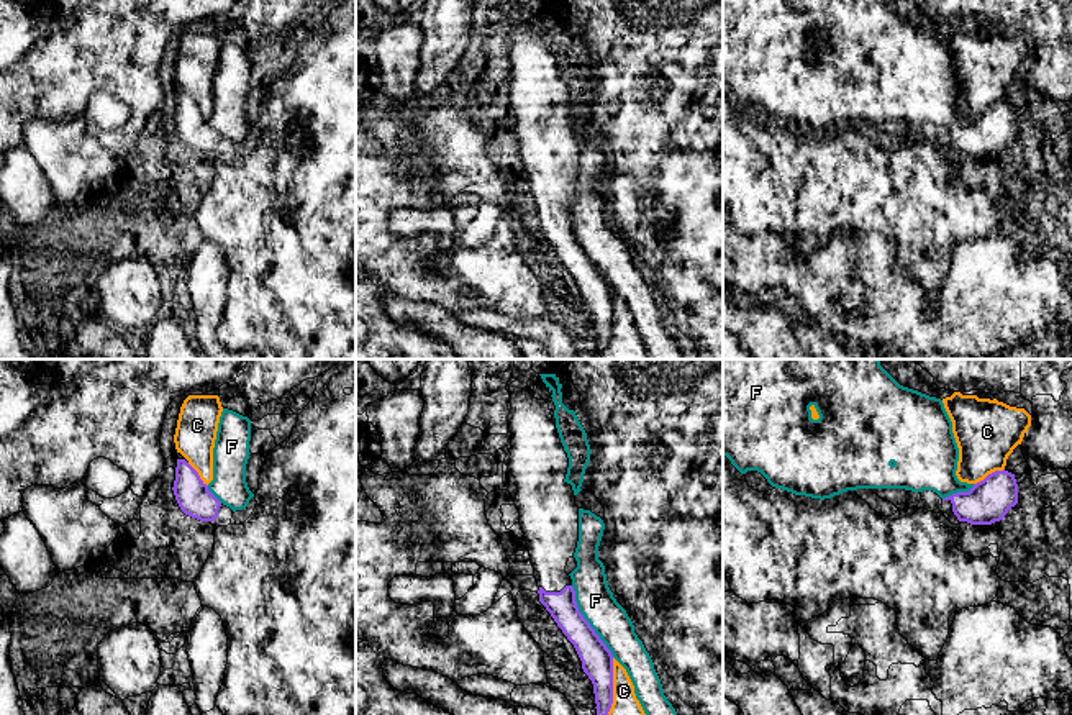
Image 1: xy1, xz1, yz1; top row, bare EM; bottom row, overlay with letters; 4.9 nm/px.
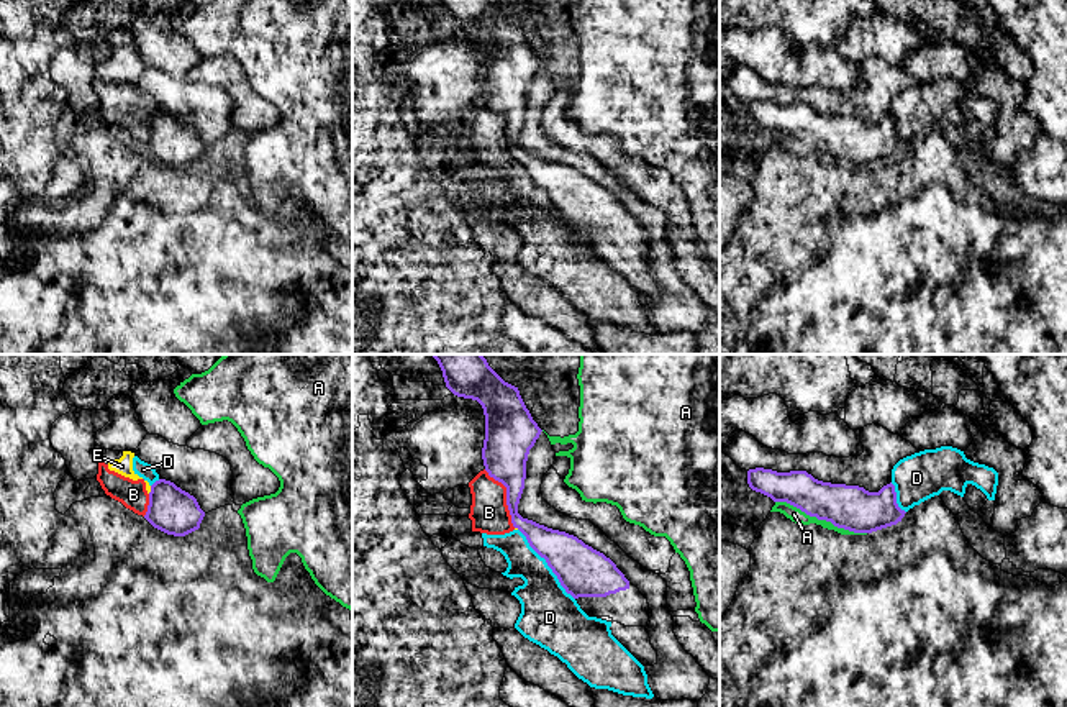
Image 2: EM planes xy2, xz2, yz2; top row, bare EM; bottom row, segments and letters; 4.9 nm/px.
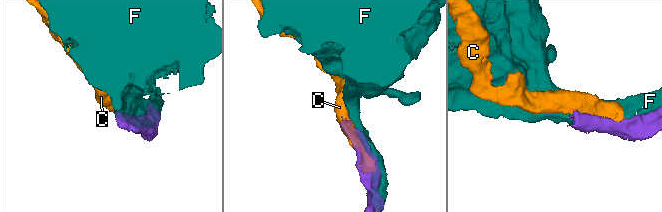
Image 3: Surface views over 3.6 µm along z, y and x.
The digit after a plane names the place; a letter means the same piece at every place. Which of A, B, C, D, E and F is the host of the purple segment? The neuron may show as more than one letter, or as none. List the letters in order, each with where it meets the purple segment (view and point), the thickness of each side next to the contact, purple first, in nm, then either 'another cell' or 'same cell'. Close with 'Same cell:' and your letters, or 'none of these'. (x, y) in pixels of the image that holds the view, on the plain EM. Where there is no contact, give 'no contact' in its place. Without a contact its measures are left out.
A: yz2 (821, 151) | 220/70 nm | another cell
B: xz2 (507, 130) | 220/190 nm | another cell
C: xz1 (612, 320) | 160/190 nm | another cell
D: xz2 (548, 197) | 240/280 nm | another cell
E: xy2 (151, 122) | 220/30 nm | another cell
F: xz1 (587, 255) | 160/180 nm | another cell
Same cell: none of these

